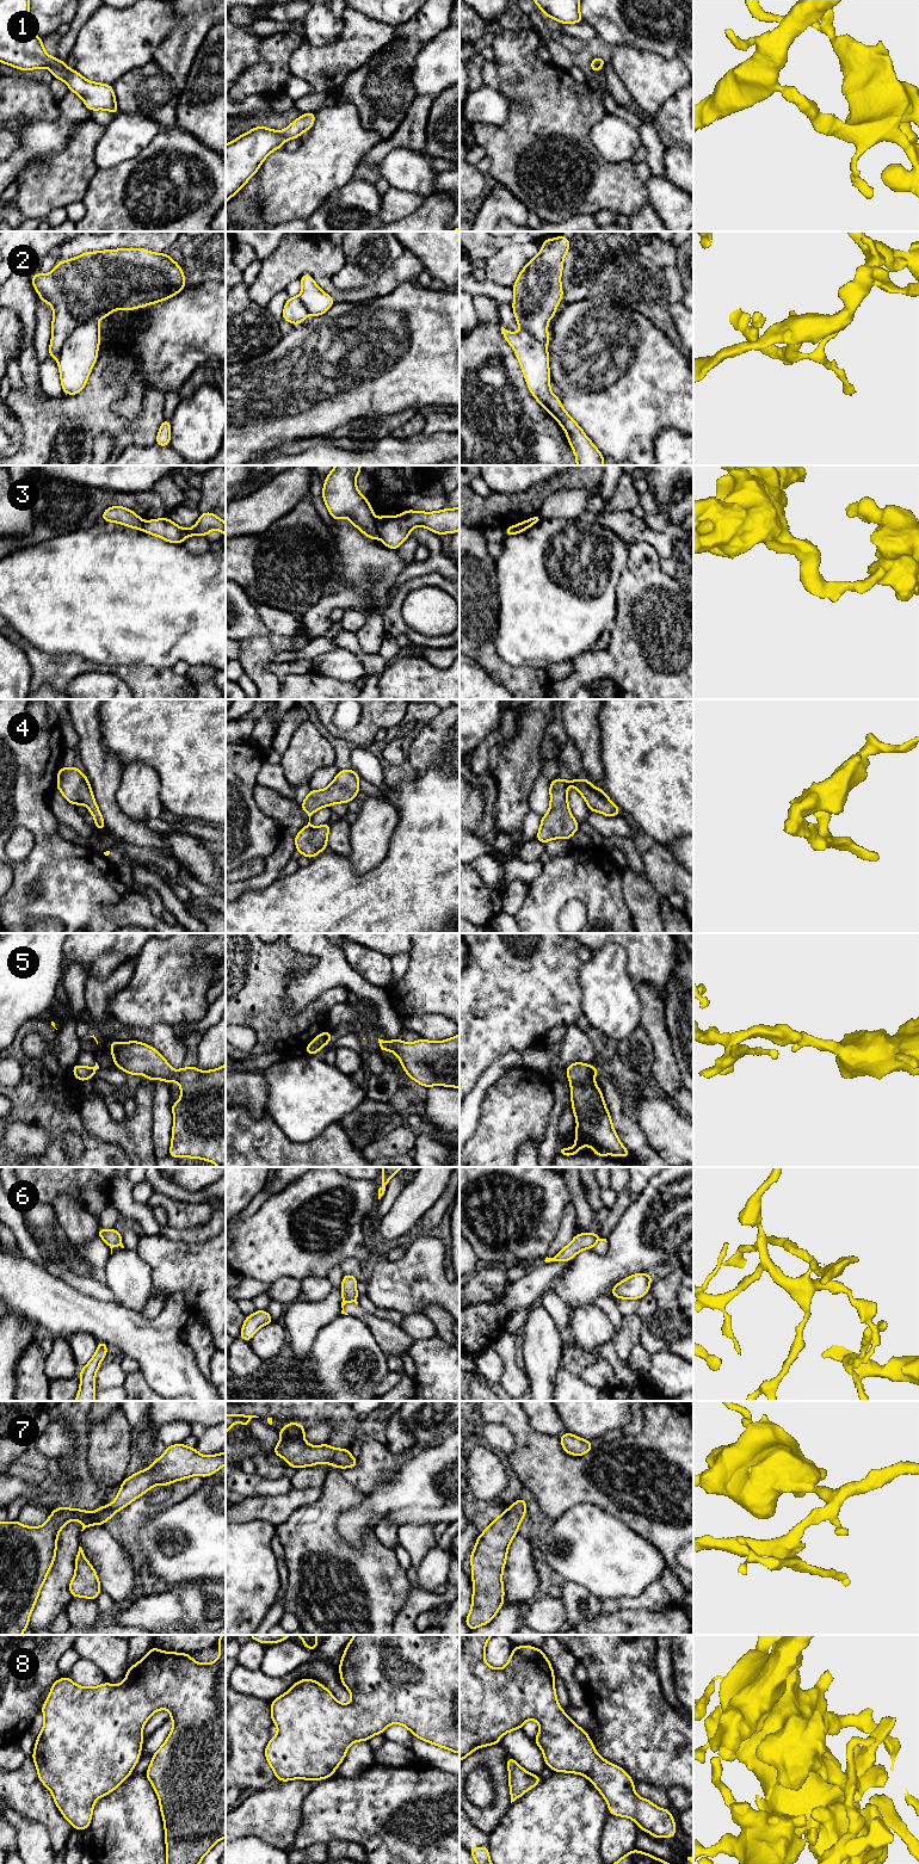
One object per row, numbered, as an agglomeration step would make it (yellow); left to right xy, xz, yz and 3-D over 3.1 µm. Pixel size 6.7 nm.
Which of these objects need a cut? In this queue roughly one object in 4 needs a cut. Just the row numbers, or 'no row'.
2, 3, 6

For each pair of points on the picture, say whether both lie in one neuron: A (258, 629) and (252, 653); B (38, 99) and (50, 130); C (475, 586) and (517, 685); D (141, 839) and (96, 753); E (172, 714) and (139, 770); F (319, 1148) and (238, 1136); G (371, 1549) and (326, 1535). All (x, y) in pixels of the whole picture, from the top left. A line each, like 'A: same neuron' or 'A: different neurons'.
A: different neurons
B: different neurons
C: same neuron
D: same neuron
E: different neurons
F: same neuron
G: same neuron

